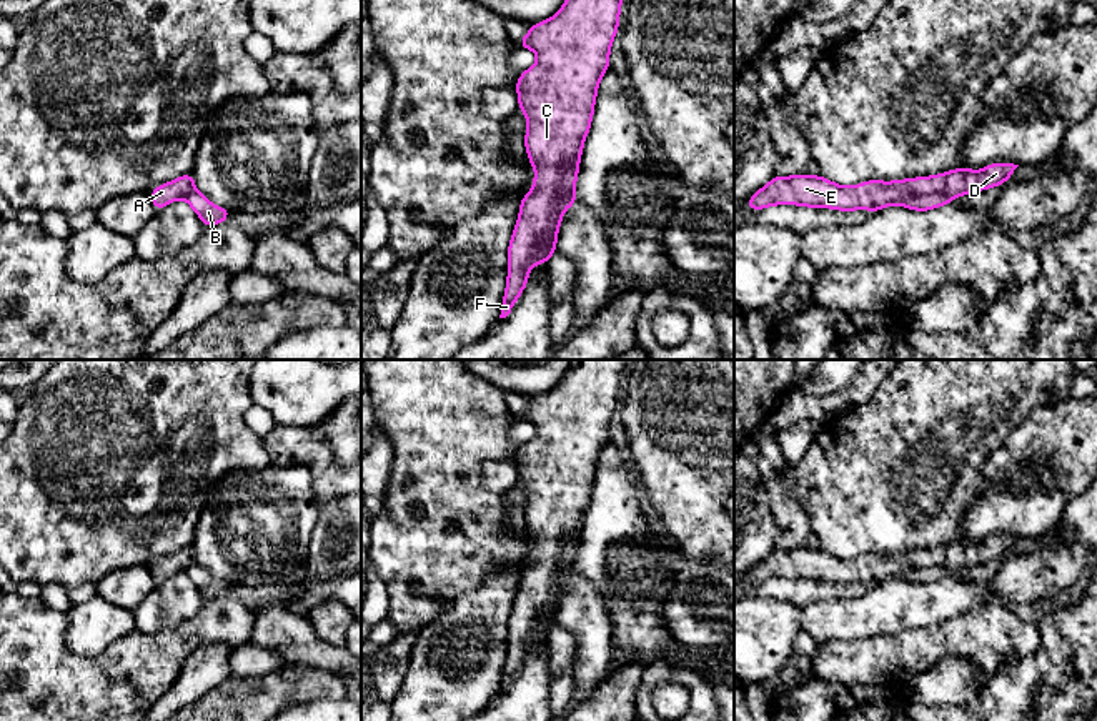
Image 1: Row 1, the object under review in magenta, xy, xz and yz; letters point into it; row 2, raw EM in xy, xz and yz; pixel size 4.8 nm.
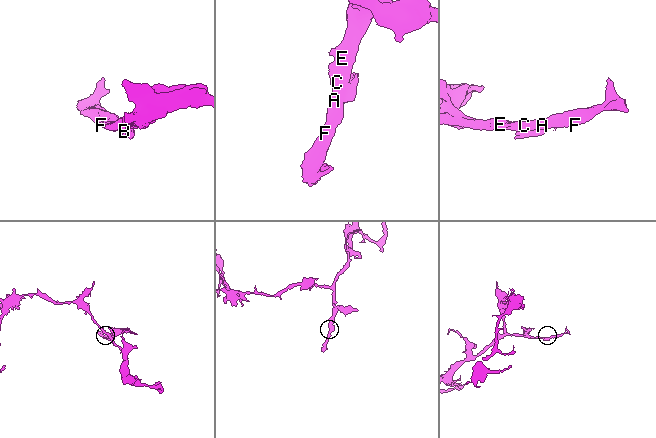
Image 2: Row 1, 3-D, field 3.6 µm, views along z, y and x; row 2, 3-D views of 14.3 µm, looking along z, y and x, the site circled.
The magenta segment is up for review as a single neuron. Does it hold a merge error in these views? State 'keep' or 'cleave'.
cleave

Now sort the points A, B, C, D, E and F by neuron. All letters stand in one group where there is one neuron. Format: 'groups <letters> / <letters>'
groups A C D E F / B

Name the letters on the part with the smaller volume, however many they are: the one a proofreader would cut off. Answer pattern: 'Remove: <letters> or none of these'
Remove: B

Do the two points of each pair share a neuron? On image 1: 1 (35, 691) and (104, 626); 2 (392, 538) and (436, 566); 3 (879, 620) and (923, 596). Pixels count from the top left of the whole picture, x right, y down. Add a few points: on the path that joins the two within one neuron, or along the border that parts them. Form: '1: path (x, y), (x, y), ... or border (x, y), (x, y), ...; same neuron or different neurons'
1: border (65, 615), (75, 653), (97, 656), (114, 643); different neurons
2: path (403, 538), (408, 538), (425, 555); same neuron
3: path (889, 610), (894, 605), (913, 605); same neuron

